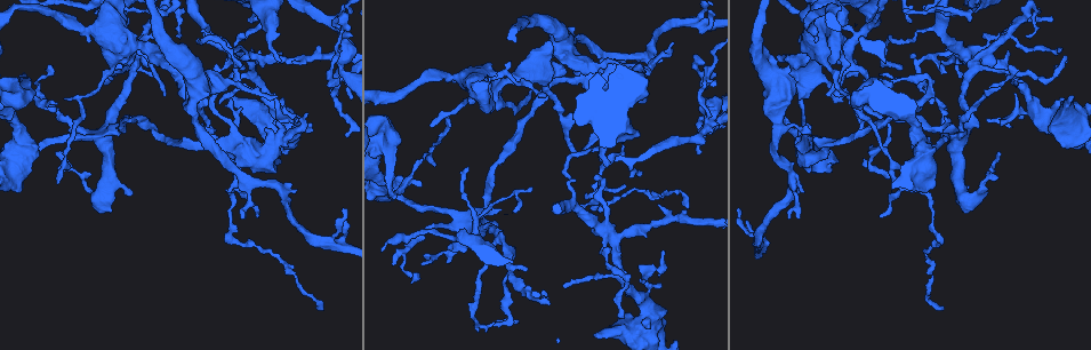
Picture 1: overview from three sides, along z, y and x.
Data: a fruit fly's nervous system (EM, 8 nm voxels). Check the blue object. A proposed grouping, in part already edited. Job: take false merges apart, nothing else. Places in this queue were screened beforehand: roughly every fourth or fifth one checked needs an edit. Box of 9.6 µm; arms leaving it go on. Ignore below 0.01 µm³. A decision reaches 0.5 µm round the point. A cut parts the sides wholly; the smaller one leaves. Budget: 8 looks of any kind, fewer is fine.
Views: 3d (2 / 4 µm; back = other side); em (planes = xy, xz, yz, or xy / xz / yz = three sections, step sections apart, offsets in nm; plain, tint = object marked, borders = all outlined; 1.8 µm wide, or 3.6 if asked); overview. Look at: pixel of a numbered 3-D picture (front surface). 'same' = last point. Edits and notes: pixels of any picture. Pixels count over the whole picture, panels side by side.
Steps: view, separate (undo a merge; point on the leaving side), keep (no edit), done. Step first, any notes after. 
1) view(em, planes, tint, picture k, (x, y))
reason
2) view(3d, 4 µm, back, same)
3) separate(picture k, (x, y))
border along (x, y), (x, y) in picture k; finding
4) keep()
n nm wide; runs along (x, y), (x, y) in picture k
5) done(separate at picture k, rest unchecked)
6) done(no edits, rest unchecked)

view(em, 3.6 µm, planes, plain, picture 1, (566, 58))
abrupt turn

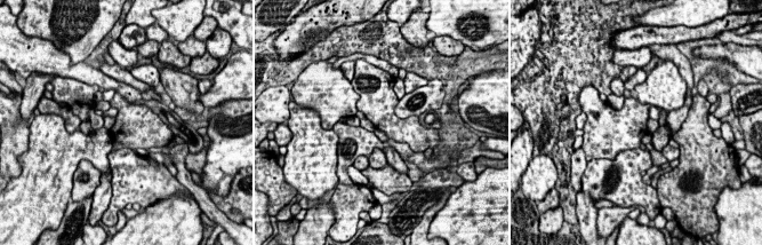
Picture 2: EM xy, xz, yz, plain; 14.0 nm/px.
view(em, 3.6 µm, planes, borders, same)
see the neighbours

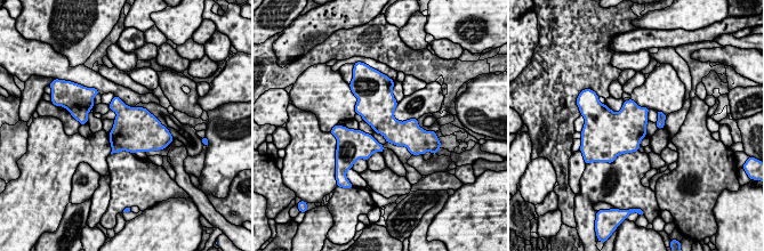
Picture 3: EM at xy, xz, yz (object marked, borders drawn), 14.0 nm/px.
keep()
continuous, no second neuron

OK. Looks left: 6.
view(em, planes, tint, picture 1, (928, 177))
calibre changes

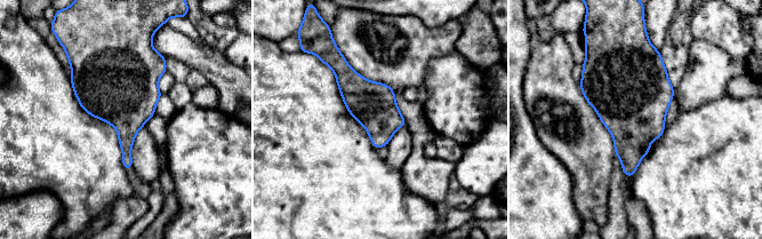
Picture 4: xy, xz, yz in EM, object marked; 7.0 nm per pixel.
keep()
continuous, no second neuron

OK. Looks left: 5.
view(em, planes, tint, picture 1, (81, 31))
calibre changes

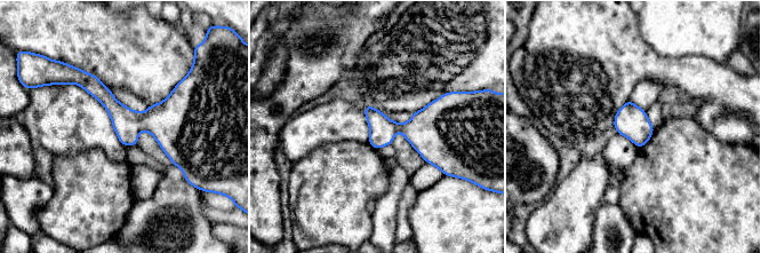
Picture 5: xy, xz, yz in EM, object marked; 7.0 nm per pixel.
keep()
runs along (73, 80), (128, 120), (190, 123) in picture 5; all the same neuron

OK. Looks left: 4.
done(no edits, rest unchecked)

